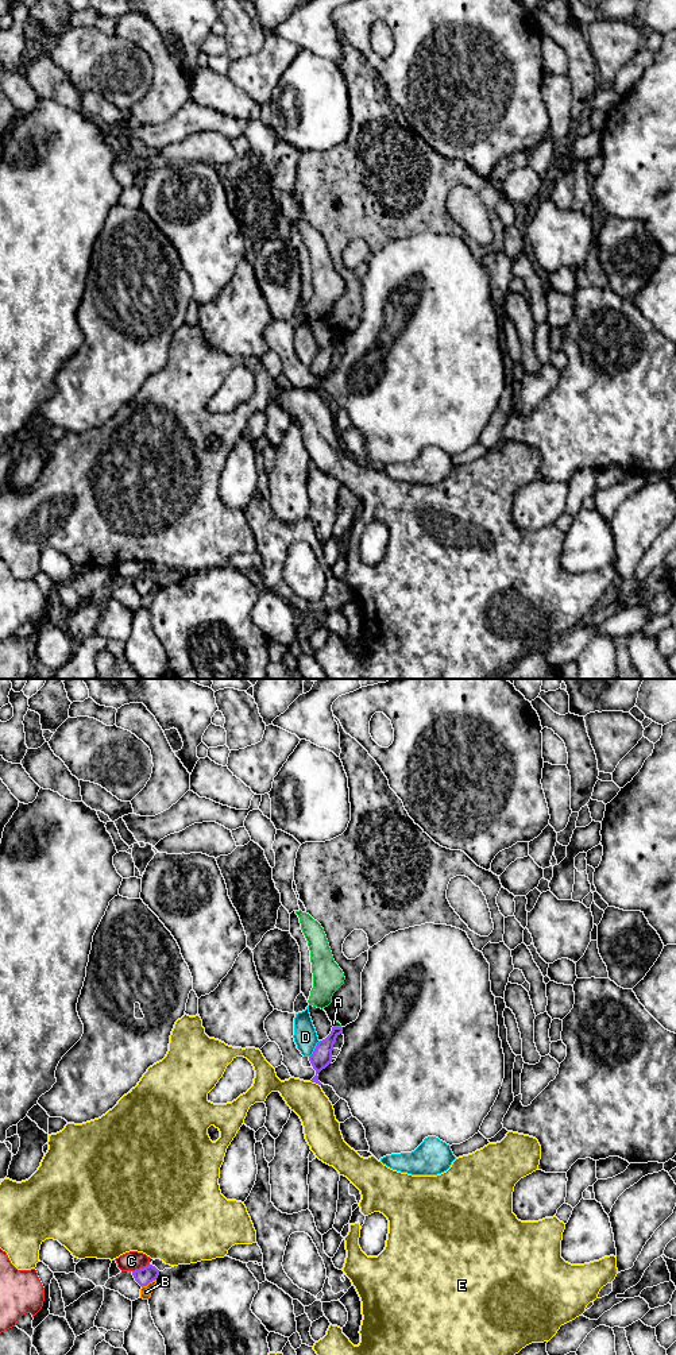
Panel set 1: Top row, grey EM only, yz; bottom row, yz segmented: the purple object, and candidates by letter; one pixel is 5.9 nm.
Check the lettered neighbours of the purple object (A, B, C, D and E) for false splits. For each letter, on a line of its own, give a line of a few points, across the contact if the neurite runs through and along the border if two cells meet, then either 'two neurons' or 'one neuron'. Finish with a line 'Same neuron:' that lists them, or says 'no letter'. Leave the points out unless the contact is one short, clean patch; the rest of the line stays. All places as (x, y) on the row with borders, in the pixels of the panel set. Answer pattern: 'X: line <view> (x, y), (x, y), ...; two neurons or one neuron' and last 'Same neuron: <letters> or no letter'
A: line yz (333, 1025), (340, 1027); two neurons
B: two neurons
C: two neurons
D: line yz (320, 1041), (309, 1057); two neurons
E: two neurons
Same neuron: no letter

